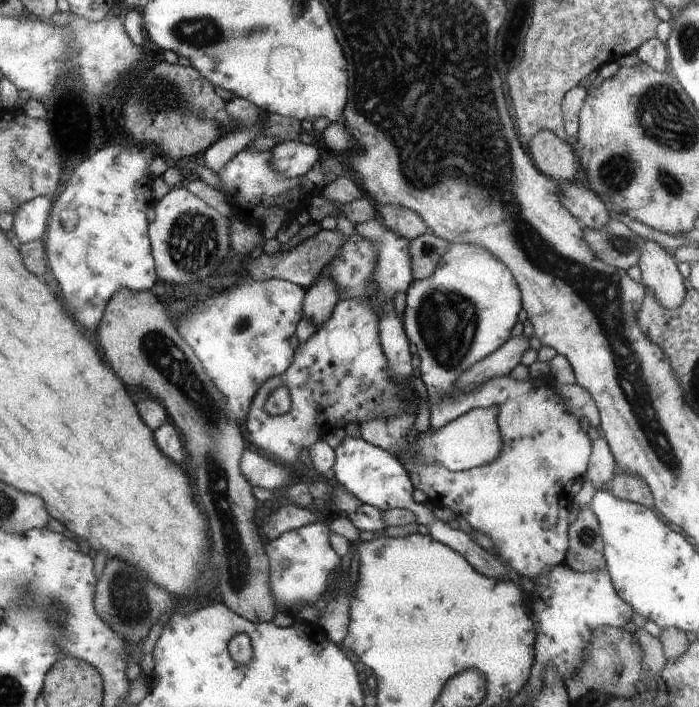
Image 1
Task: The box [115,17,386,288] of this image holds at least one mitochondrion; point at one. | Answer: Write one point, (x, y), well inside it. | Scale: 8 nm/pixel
(194, 238)

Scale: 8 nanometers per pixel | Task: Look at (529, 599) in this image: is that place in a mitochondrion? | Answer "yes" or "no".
no

